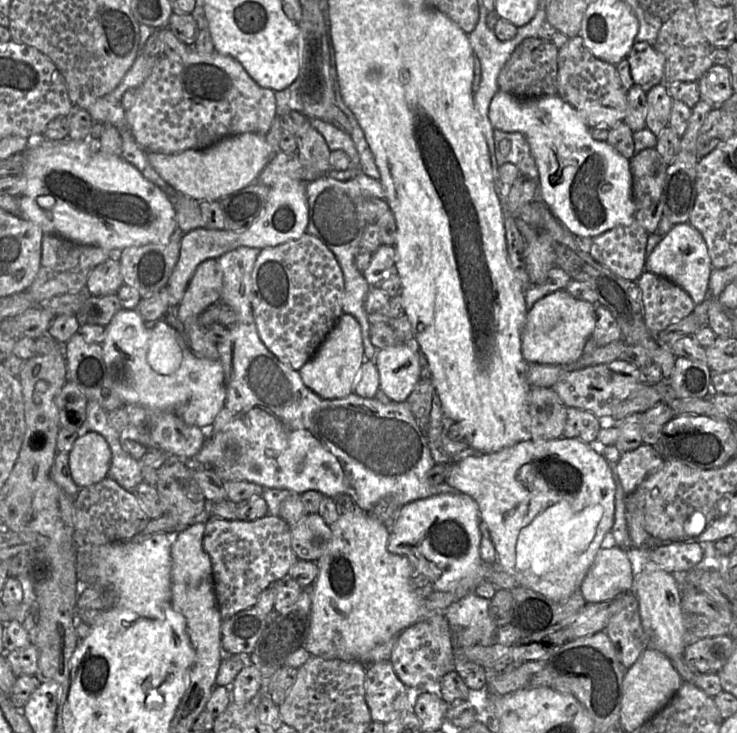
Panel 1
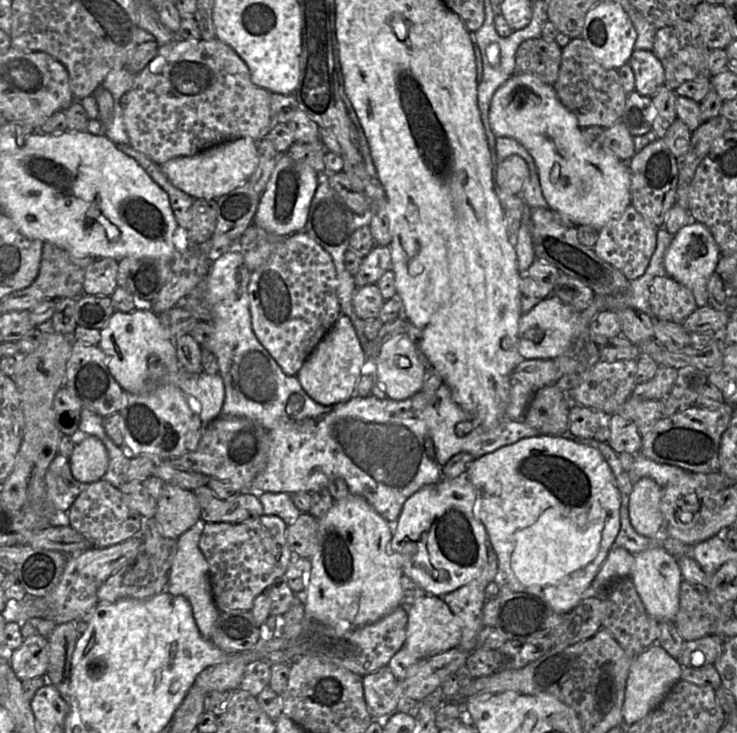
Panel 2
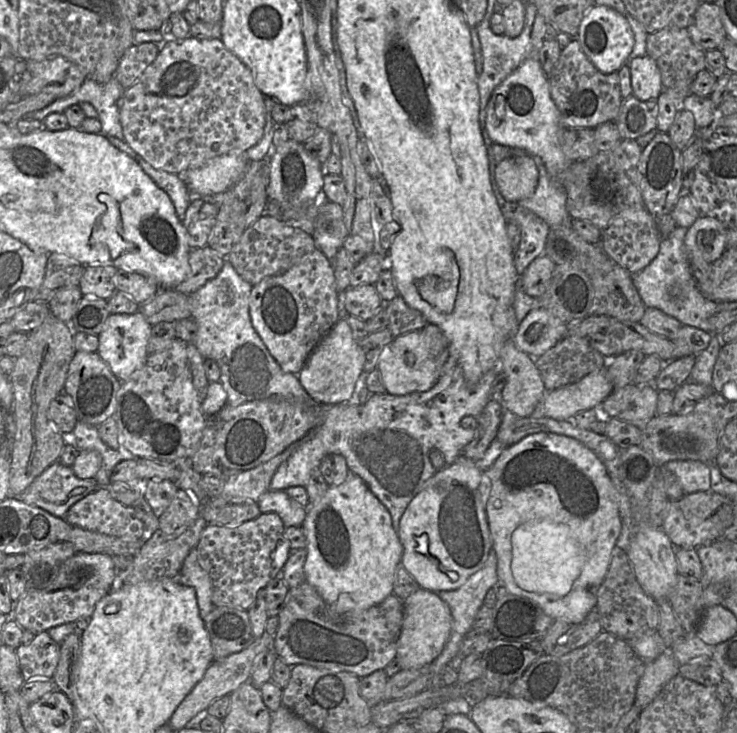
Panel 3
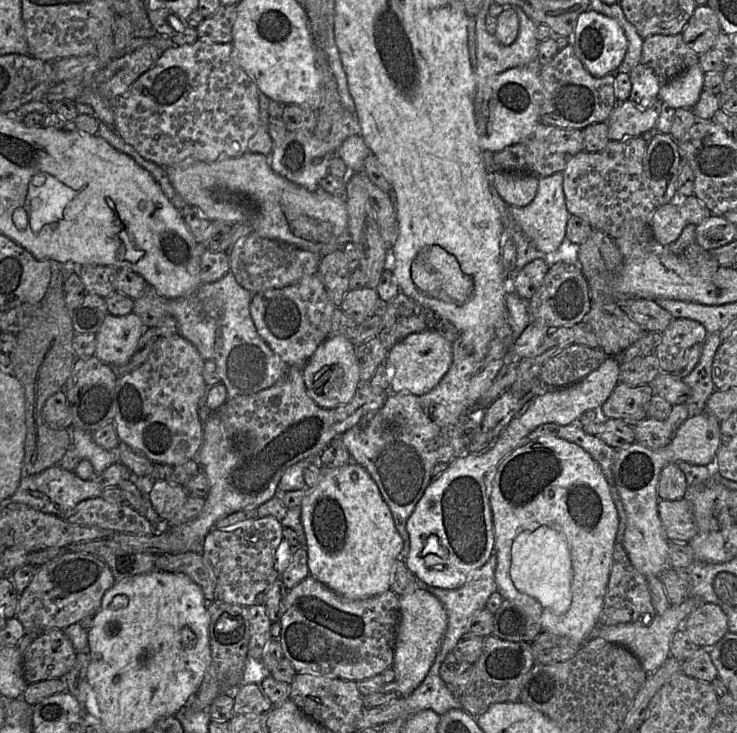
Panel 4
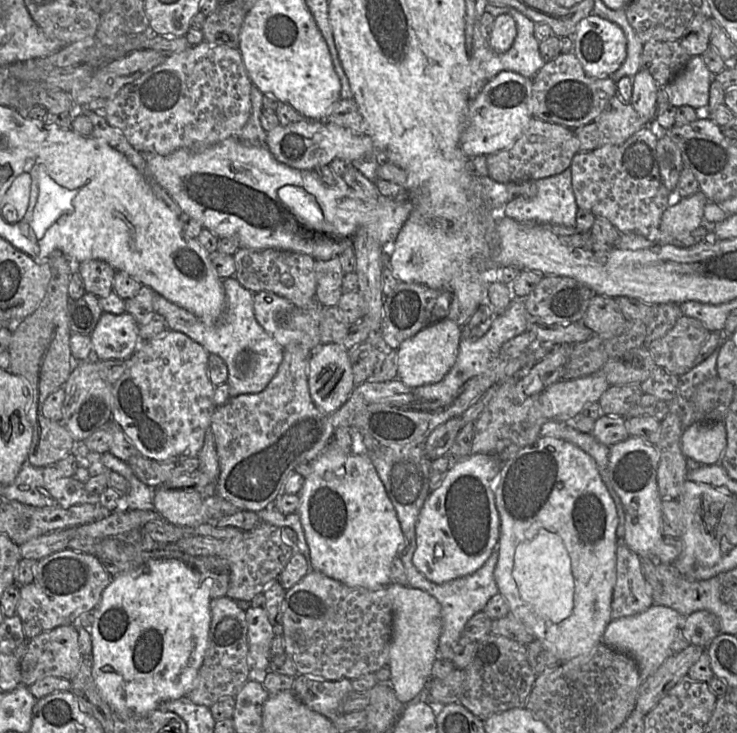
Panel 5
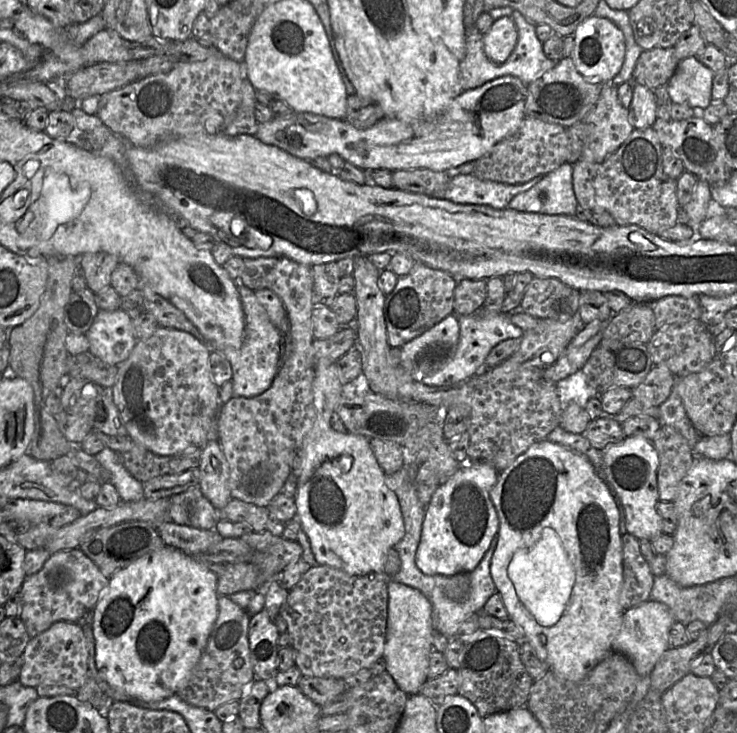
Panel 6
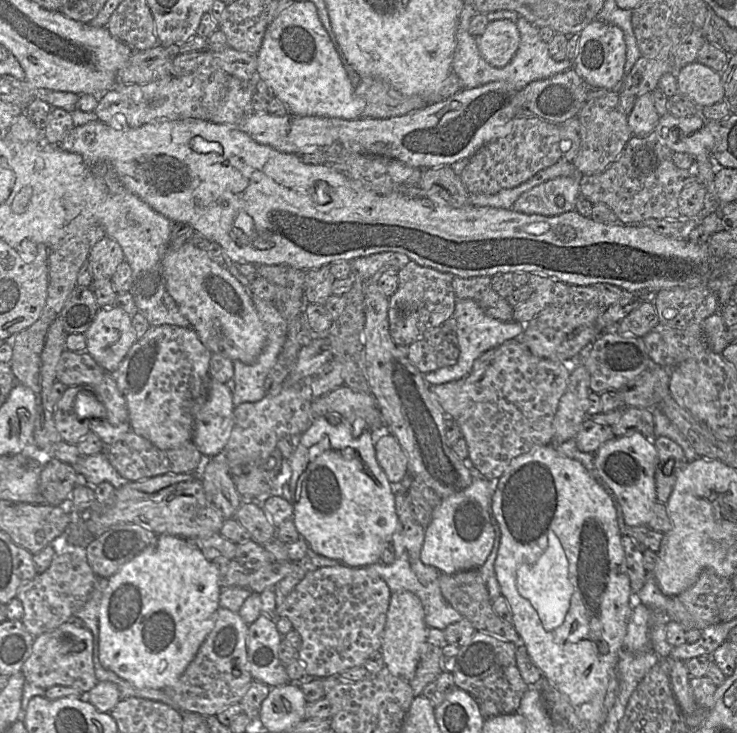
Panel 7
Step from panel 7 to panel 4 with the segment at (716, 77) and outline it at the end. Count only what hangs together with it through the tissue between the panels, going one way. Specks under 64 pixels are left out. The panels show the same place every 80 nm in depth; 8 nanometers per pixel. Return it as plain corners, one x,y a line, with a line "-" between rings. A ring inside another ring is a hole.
695,64
668,84
662,85
659,97
674,109
693,109
704,89
704,76
700,64

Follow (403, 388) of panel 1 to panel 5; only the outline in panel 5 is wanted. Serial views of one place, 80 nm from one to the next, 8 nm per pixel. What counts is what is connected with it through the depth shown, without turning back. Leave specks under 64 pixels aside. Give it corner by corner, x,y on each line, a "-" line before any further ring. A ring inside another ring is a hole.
447,318
423,328
397,349
397,378
412,389
439,382
455,363
460,340
461,327

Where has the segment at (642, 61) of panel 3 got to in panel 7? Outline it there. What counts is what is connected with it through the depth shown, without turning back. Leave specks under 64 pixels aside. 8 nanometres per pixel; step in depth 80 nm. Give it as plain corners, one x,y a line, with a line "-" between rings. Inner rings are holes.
652,93
637,96
632,112
628,116
628,125
632,136
646,137
654,132
660,115
656,110

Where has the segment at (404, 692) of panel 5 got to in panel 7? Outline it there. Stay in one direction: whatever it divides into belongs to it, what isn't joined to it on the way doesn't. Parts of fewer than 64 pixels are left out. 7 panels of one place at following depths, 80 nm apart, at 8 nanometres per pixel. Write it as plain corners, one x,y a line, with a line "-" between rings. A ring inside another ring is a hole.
408,591
391,593
380,651
385,666
394,676
407,682
413,679
426,637
427,625
419,598

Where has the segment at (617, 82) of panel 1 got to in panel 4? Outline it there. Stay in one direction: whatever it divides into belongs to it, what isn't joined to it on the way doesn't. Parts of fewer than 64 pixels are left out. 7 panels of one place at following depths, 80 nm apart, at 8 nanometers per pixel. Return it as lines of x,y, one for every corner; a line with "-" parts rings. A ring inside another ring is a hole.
573,45
559,50
550,63
540,66
542,103
540,122
560,128
583,129
588,125
605,122
615,108
615,74
595,77
590,74
575,53

